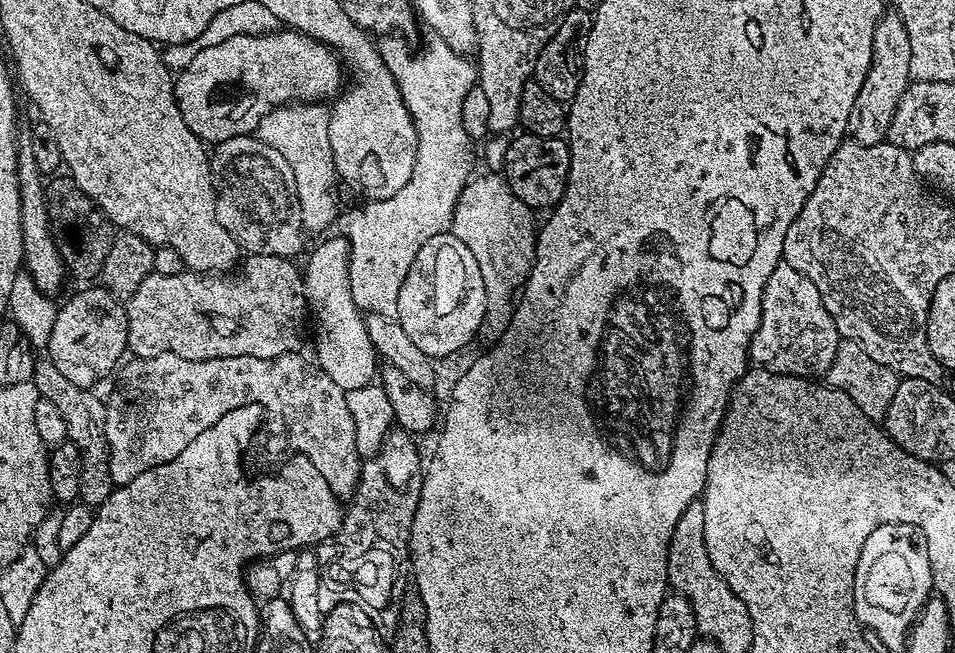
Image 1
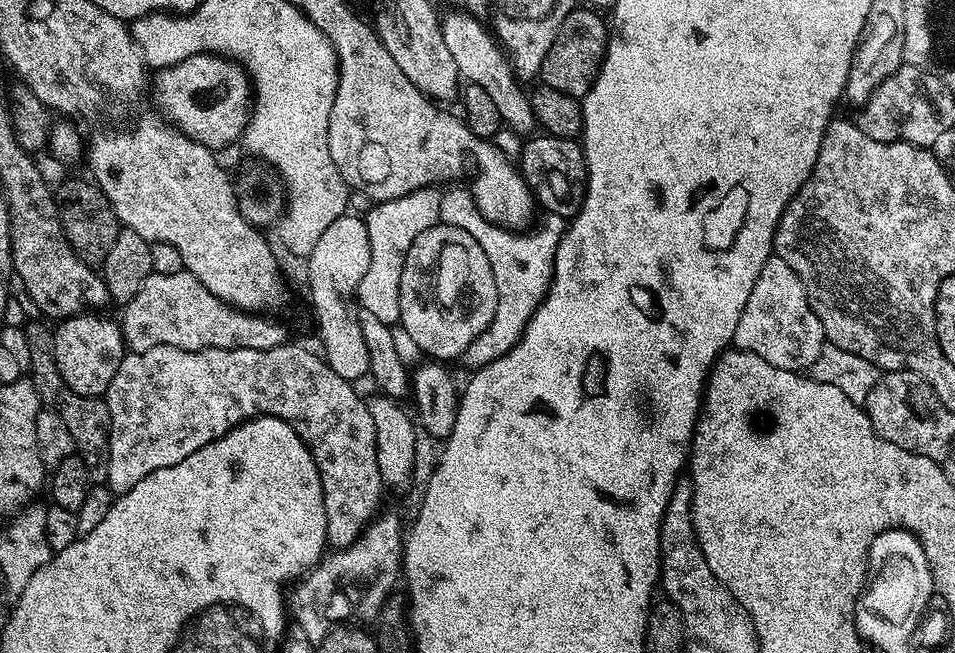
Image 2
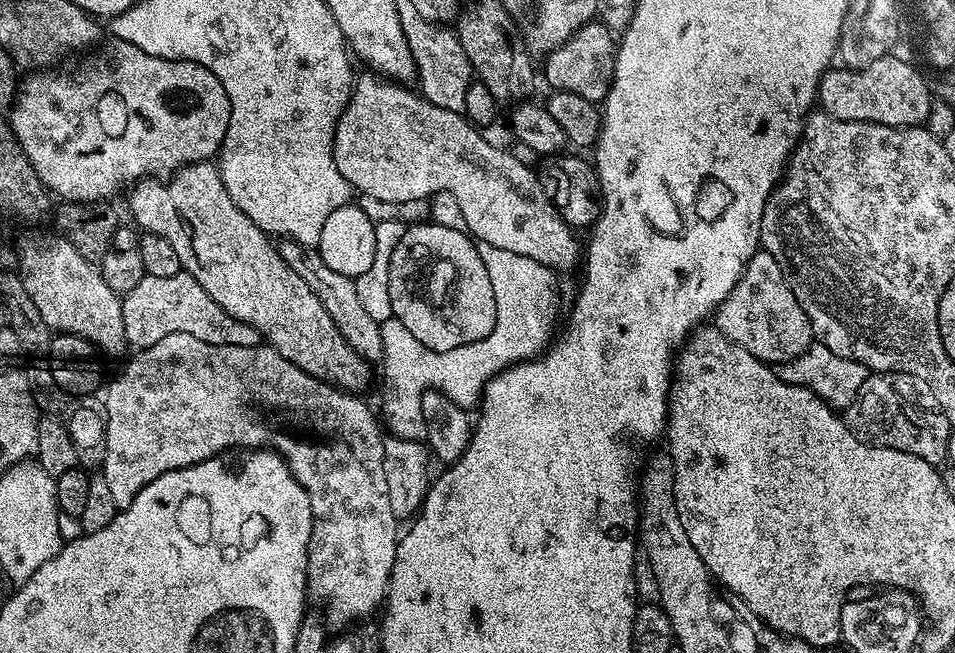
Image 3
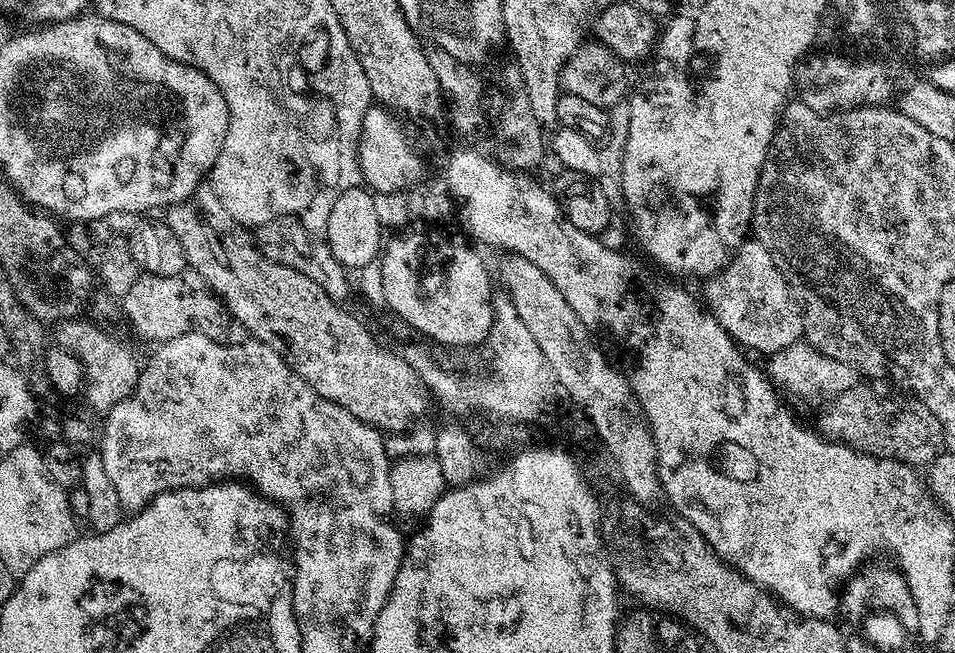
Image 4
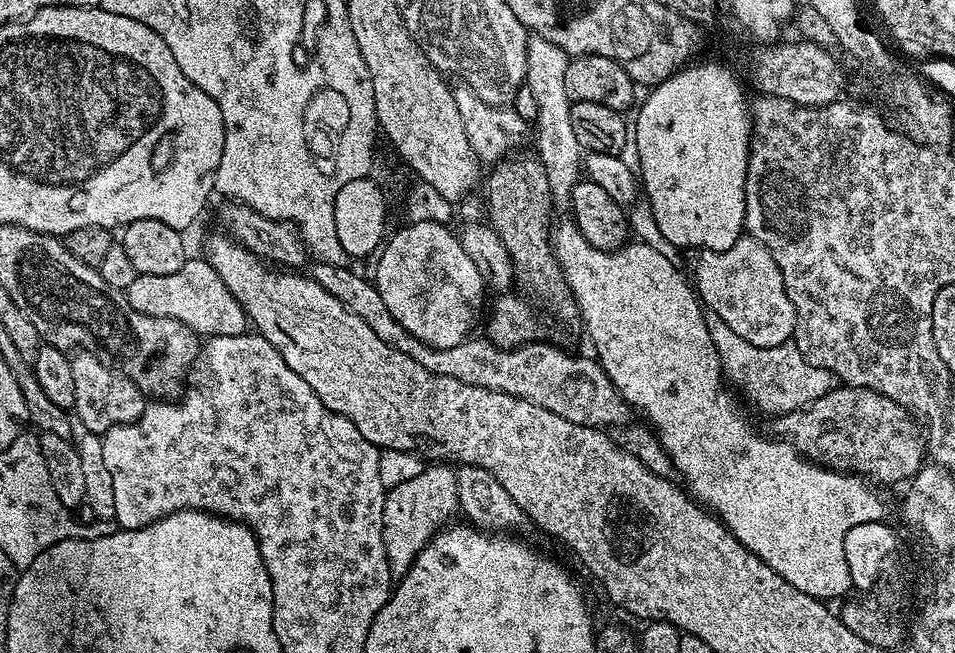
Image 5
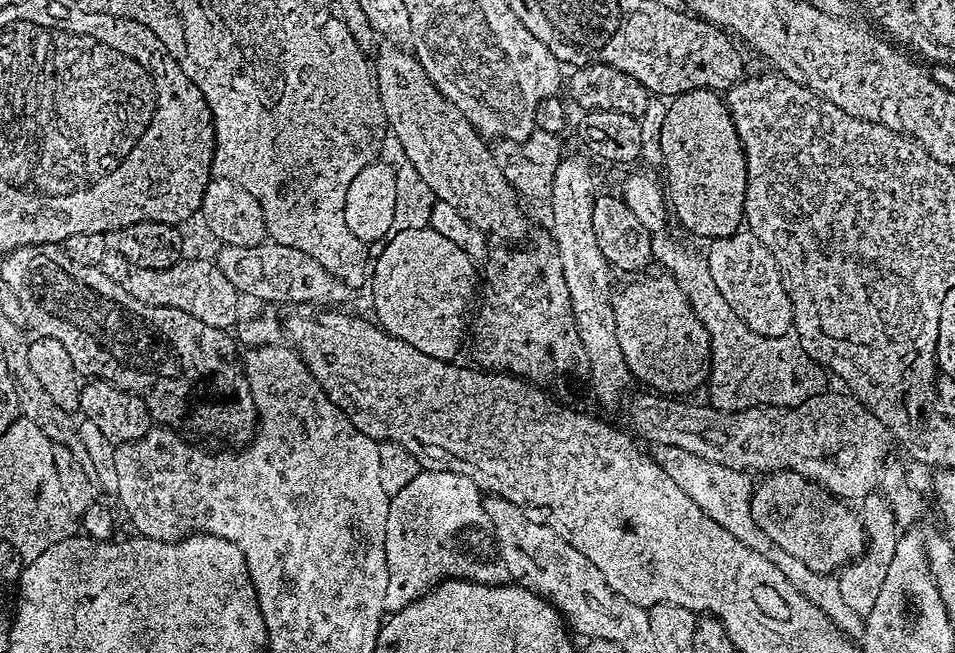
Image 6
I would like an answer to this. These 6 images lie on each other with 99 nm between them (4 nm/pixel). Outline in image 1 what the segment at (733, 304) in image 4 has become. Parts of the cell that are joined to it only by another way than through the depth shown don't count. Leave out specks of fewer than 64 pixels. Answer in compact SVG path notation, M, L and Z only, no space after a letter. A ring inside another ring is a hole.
M783 262L774 266L774 274L766 278L766 286L762 290L762 314L758 322L758 330L754 330L754 338L748 347L751 363L774 374L820 378L830 370L830 362L834 362L834 354L841 339L840 332L834 326L834 318L830 318L826 306L822 306L818 286L814 286L814 282L806 278L806 274L794 270L794 266Z

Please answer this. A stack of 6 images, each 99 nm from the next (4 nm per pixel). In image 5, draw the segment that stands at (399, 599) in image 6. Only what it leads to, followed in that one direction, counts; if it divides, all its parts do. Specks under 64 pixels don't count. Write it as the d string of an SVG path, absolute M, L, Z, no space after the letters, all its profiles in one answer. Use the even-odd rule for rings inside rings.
M444 462L426 466L422 474L410 478L410 482L387 489L384 498L384 541L393 577L406 575L418 553L453 519L452 515L457 515L459 507L456 468Z

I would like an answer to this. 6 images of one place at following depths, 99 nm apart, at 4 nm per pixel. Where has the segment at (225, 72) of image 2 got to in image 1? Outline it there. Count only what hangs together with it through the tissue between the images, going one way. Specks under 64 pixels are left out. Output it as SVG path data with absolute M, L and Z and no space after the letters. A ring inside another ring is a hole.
M273 30L263 32L261 36L231 36L205 48L197 47L188 62L174 76L176 105L182 118L186 118L186 126L190 126L192 133L208 146L221 144L235 136L255 133L262 118L281 104L324 102L327 96L335 97L342 88L342 65L336 53L320 40L295 30Z

